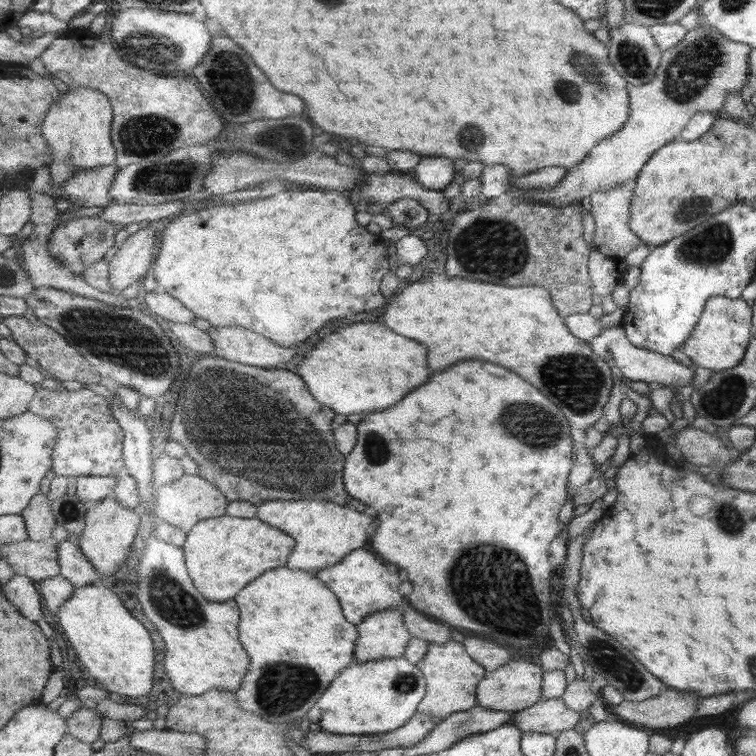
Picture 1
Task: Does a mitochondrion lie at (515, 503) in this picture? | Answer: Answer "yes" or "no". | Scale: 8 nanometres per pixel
no

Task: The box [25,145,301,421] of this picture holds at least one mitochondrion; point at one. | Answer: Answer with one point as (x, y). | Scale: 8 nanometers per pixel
(108, 339)

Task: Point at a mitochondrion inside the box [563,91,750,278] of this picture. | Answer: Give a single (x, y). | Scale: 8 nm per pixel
(712, 246)

